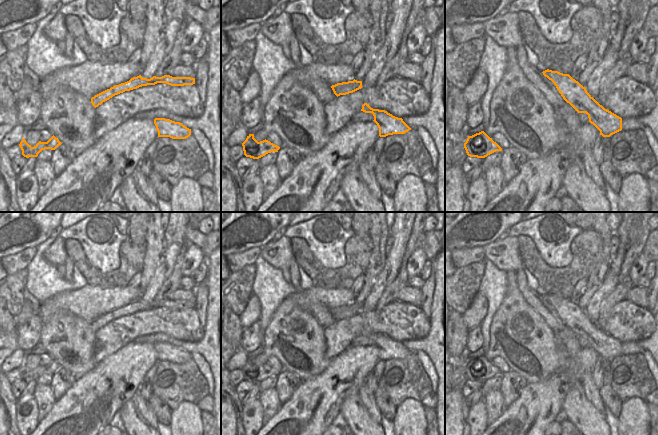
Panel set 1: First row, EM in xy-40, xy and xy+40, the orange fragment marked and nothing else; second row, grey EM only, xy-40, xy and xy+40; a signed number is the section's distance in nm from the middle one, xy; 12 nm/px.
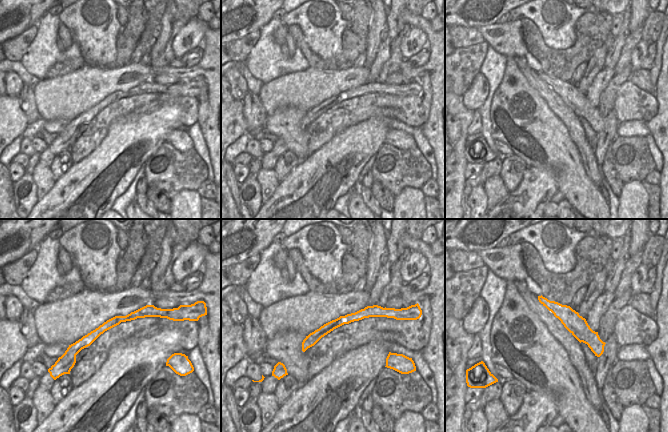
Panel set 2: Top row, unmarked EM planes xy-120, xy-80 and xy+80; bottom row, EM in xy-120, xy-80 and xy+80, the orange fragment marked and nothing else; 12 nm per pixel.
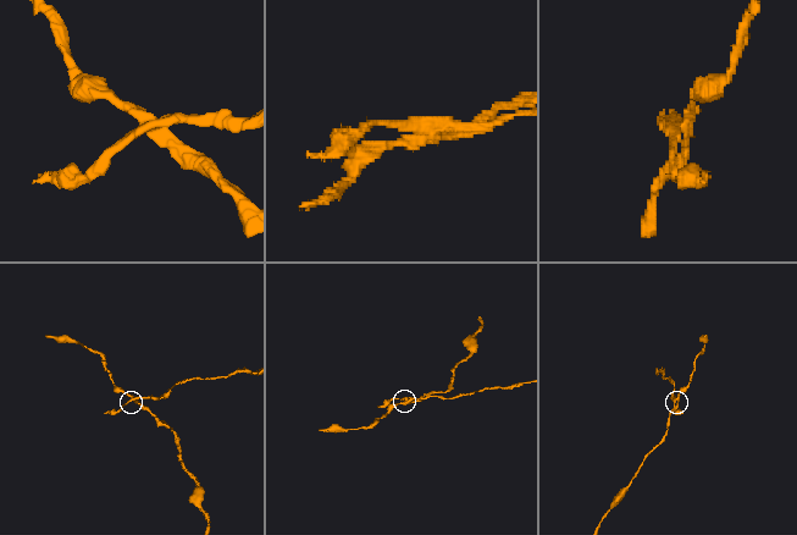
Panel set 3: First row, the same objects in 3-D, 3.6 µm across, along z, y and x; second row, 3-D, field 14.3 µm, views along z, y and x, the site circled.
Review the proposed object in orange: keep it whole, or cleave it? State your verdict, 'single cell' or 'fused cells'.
fused cells

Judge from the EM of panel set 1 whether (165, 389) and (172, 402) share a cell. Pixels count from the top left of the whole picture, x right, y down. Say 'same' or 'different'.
same

